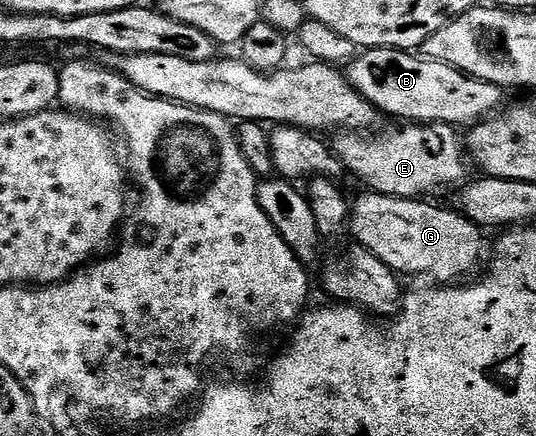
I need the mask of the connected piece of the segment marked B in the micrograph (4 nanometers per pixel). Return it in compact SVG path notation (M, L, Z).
M373 47L356 54L346 68L347 80L364 95L378 112L396 115L399 121L410 121L424 125L474 125L480 119L500 110L504 88L495 83L486 83L471 75L461 73L441 61L433 61L419 53L399 51L395 47Z

